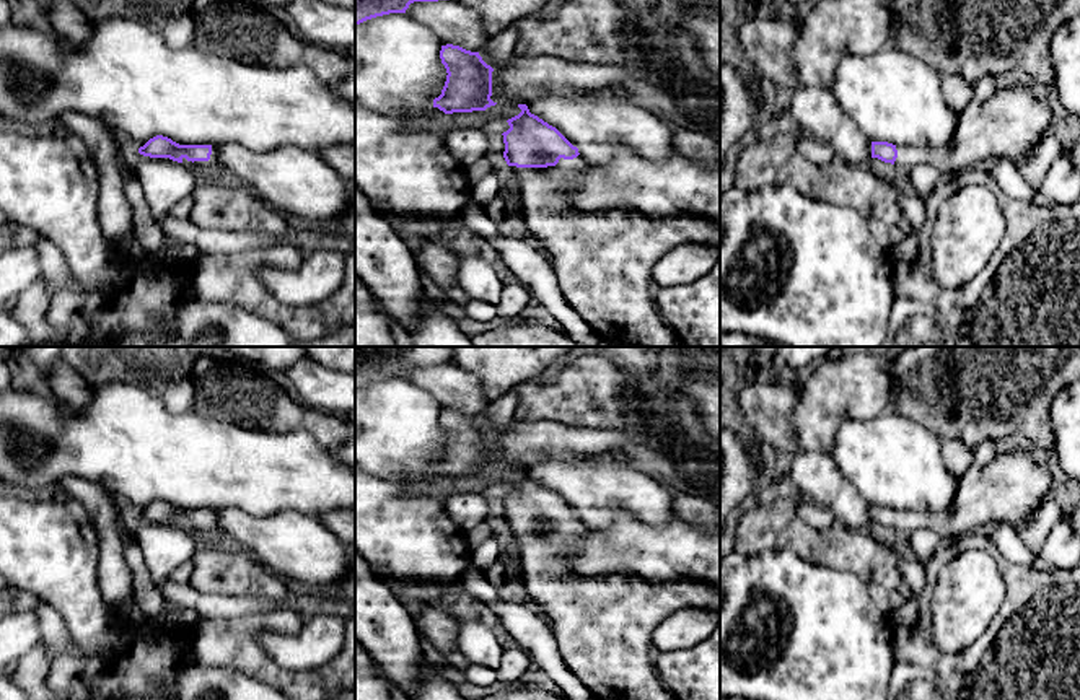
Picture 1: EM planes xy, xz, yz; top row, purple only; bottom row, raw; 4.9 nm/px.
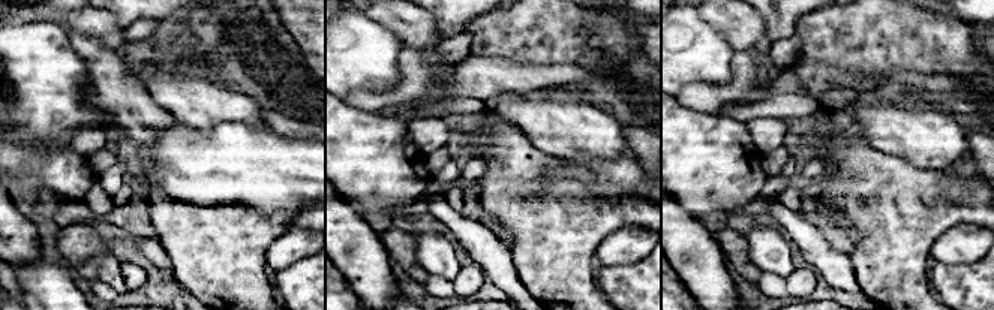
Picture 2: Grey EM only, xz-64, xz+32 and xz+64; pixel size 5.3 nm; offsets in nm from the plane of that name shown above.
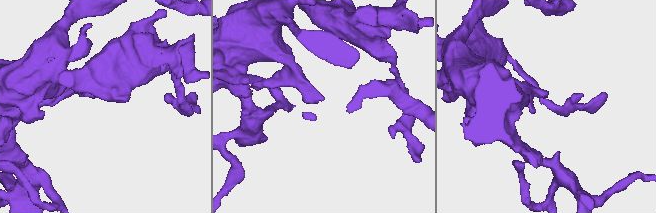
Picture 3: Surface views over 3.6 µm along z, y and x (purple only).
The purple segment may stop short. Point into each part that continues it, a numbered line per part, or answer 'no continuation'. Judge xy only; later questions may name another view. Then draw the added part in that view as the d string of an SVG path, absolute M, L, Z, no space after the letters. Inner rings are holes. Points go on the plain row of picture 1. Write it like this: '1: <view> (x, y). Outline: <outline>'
1: xy (214, 523). Outline: M212 510L212 519L210 519L210 524L209 526L187 526L186 523L182 523L182 527L184 529L207 529L207 527L210 527L210 529L218 529L218 511L213 511Z

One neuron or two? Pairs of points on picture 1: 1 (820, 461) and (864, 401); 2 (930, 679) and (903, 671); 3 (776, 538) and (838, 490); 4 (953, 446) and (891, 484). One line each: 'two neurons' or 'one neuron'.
1: two neurons
2: one neuron
3: two neurons
4: two neurons

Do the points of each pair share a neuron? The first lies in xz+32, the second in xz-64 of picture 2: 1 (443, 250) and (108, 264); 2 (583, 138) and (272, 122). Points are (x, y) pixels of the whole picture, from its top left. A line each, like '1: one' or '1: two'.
1: one
2: two

